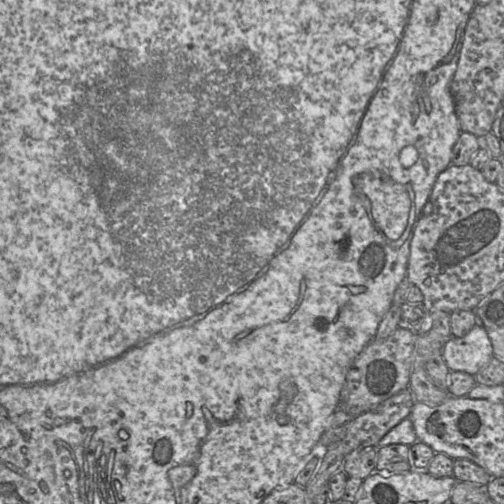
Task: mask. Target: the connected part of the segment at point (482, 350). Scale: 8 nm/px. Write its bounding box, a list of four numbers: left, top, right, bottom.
[441,325,494,376]

